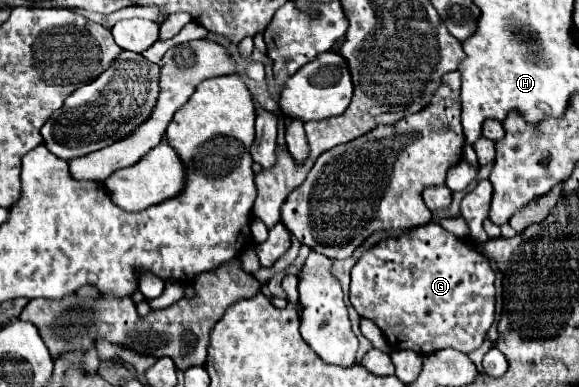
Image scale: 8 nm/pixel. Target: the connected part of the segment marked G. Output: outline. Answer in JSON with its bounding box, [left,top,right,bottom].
[350,224,494,356]

